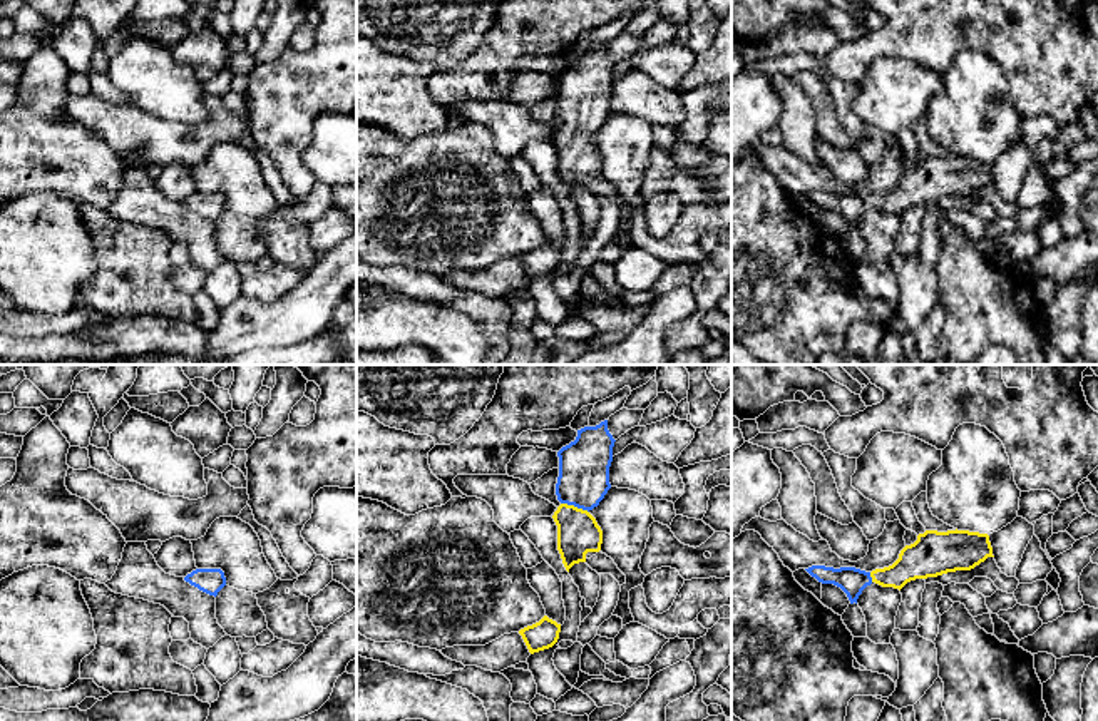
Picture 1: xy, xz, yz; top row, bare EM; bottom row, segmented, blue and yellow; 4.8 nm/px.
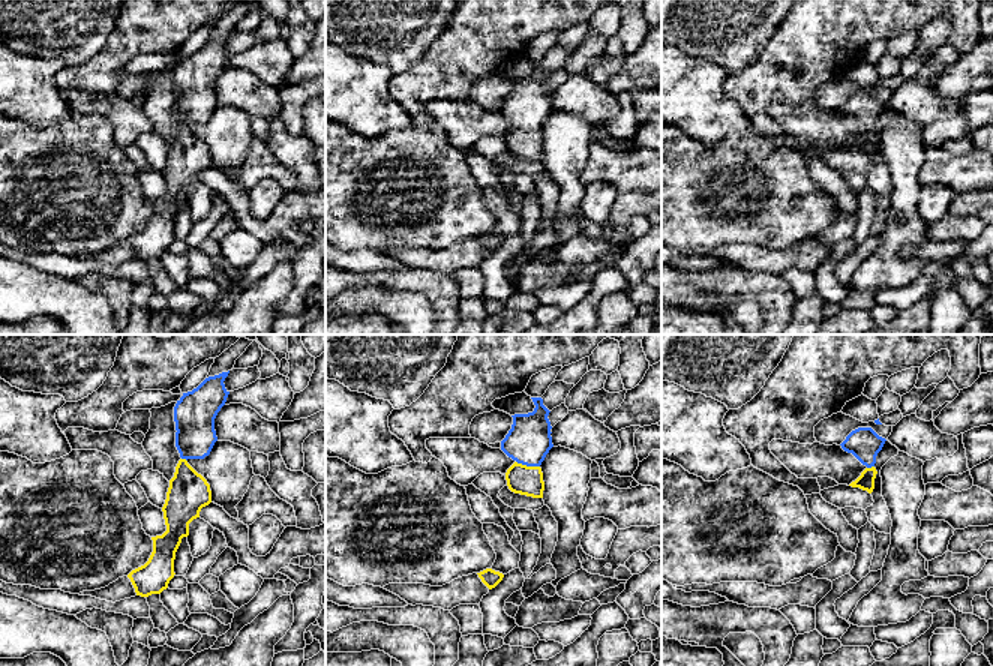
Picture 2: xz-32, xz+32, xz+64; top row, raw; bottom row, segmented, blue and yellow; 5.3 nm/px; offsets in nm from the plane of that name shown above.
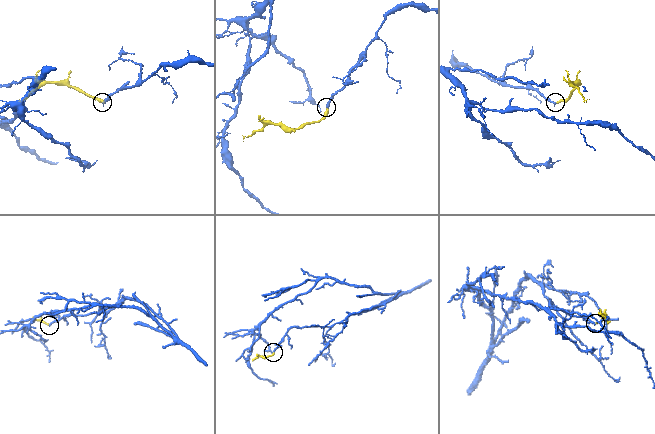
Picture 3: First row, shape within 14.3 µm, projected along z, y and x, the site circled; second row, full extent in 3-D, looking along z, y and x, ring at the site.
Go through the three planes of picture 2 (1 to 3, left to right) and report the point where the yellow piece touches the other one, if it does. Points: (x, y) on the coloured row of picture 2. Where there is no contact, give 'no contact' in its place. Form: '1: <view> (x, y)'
1: xz-32 (185, 458)
2: xz+32 (528, 465)
3: xz+64 (870, 467)

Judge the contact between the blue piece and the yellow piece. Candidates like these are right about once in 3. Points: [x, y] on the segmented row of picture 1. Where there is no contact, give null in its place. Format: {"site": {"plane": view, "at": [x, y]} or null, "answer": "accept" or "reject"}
{"site": {"plane": "xz", "at": [574, 506]}, "answer": "accept"}

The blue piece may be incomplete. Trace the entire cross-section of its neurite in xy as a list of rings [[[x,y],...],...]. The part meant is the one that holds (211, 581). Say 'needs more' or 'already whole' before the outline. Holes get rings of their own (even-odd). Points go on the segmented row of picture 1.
already whole; [[[196,569],[184,580],[214,597],[226,585],[226,577],[221,569]]]

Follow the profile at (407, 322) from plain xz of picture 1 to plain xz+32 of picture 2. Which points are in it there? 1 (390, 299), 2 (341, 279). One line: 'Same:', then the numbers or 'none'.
Same: 1

